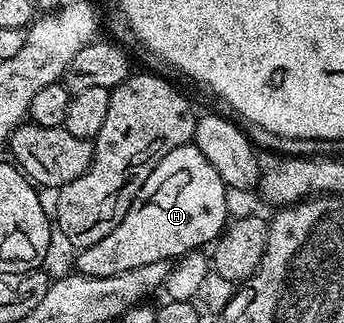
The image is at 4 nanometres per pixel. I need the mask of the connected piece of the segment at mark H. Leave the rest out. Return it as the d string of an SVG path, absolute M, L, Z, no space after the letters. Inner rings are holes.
M192 143L175 147L175 151L168 153L155 167L155 171L147 175L127 215L123 215L123 219L111 231L111 235L99 239L99 243L76 254L76 272L83 273L86 277L110 277L128 269L143 267L143 263L172 262L187 253L212 246L227 224L225 212L229 209L229 201L225 198L225 193L227 194L227 187L223 179L219 179L219 171L215 171L215 167L207 163L207 155L203 155L203 151L199 151Z

